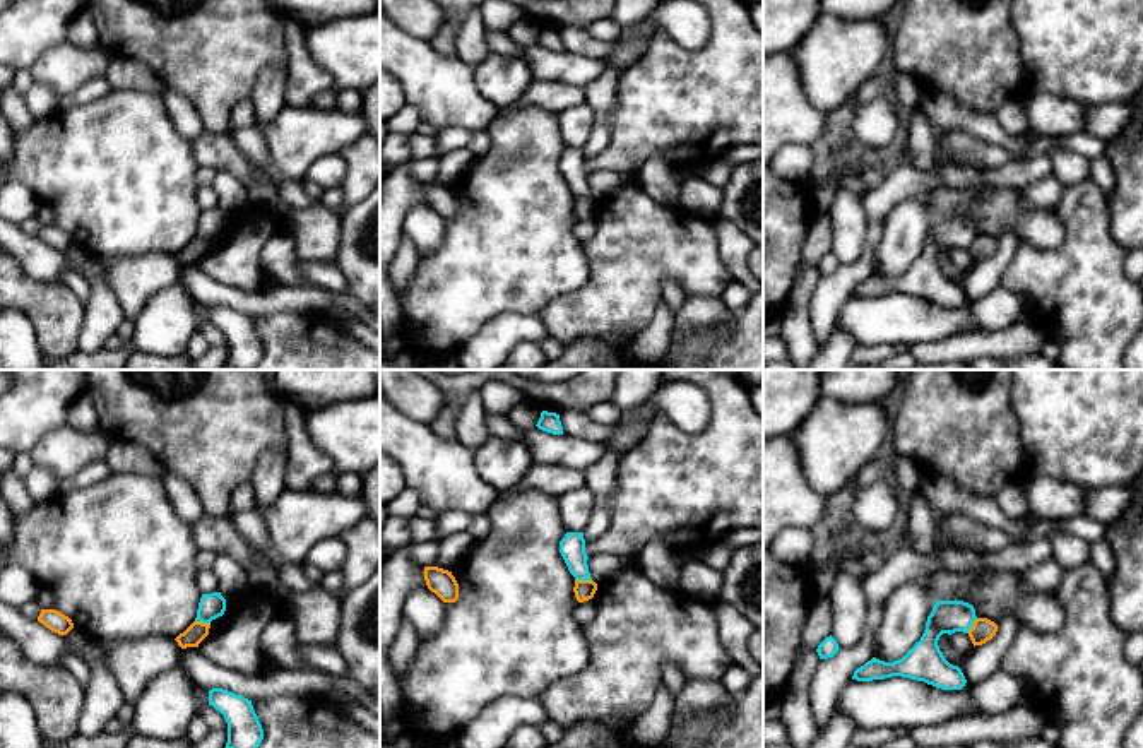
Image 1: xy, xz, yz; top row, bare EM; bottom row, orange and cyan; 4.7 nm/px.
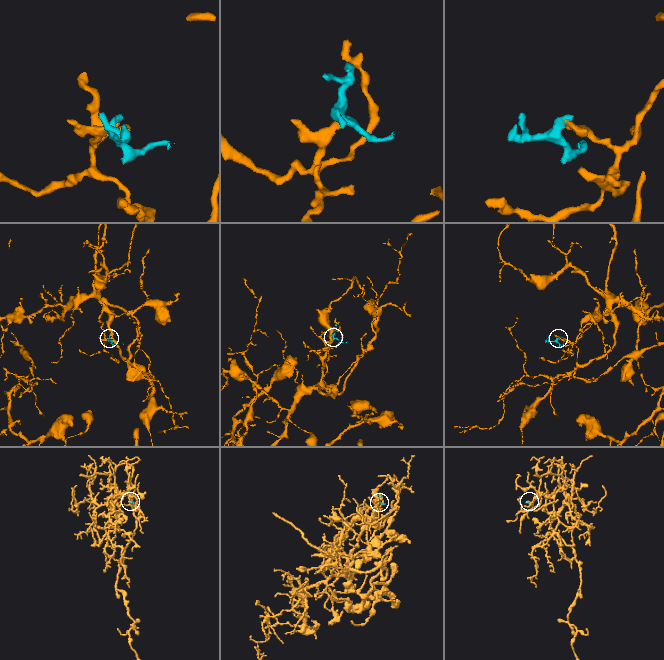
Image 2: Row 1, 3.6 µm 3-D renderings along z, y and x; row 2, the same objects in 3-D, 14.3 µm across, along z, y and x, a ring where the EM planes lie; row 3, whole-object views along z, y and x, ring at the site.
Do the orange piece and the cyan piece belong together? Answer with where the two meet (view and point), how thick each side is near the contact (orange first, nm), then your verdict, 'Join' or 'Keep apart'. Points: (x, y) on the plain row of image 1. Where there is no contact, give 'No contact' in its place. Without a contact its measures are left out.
Touches orange at xz (584, 197). Thickness 100 nm (orange) against 120 nm. Keep apart

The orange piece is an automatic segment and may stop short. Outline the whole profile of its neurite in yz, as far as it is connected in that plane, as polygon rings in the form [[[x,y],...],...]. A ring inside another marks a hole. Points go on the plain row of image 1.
[[[977,234],[972,241],[972,245],[968,246],[968,253],[975,262],[982,262],[987,257],[991,257],[998,248],[998,241],[987,234]]]

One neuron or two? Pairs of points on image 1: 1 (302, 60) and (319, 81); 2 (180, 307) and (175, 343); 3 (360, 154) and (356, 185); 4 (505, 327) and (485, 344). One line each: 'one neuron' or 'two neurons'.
1: one neuron
2: one neuron
3: one neuron
4: one neuron

